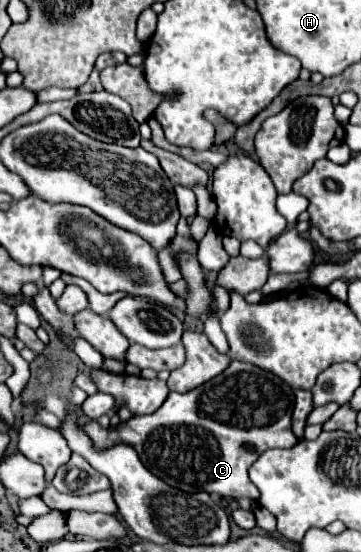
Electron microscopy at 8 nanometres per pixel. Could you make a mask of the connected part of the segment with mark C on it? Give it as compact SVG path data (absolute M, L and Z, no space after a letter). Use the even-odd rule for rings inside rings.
M232 360L230 366L212 378L210 382L180 394L170 392L166 402L154 414L132 416L128 422L120 422L118 426L102 428L98 422L90 422L84 426L88 436L98 446L112 446L116 442L126 442L134 448L148 448L148 460L154 460L154 474L168 482L174 488L184 492L210 492L222 498L258 498L256 486L250 484L246 470L252 466L258 454L270 448L290 448L296 446L298 438L292 432L292 408L294 394L292 388L272 372L266 372L254 364Z

